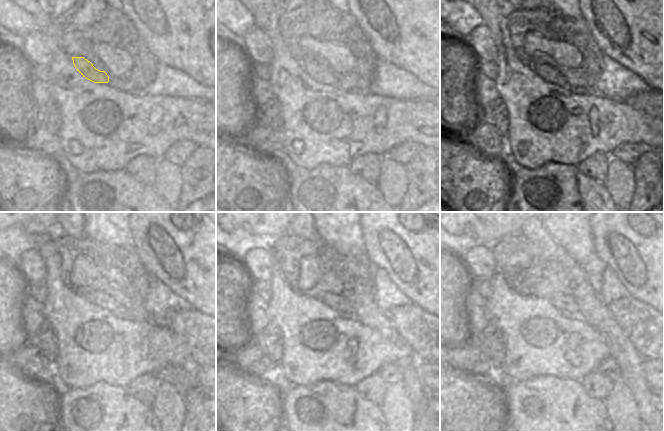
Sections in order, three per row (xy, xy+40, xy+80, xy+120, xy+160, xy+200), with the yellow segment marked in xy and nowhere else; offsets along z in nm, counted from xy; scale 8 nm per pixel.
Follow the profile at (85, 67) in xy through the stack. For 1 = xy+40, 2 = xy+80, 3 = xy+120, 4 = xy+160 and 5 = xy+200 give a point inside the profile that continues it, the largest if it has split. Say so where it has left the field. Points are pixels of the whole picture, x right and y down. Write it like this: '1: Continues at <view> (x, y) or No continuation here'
1: Continues at xy+40 (320, 74)
2: Continues at xy+80 (549, 74)
3: Continues at xy+120 (103, 300)
4: Continues at xy+160 (341, 305)
5: Continues at xy+200 (565, 304).

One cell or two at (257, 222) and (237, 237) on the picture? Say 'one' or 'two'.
two

